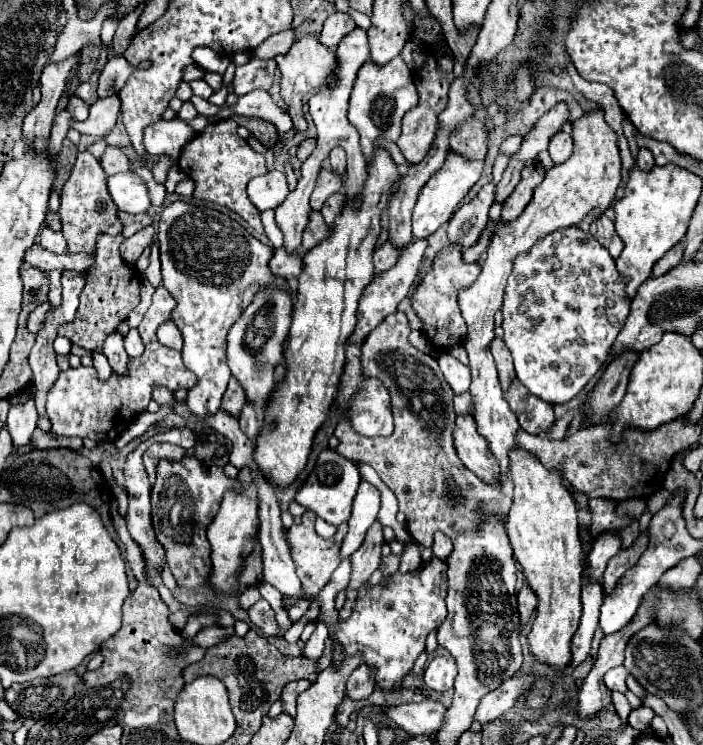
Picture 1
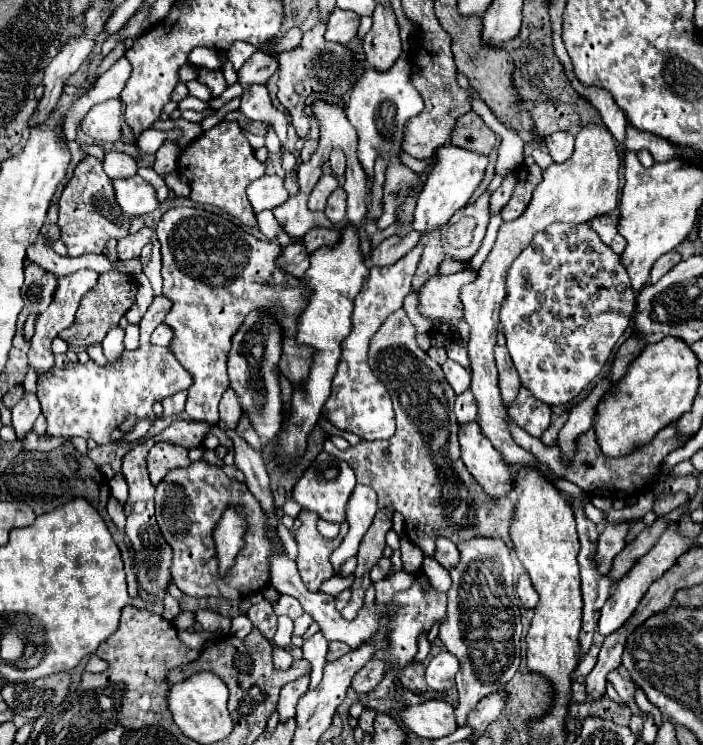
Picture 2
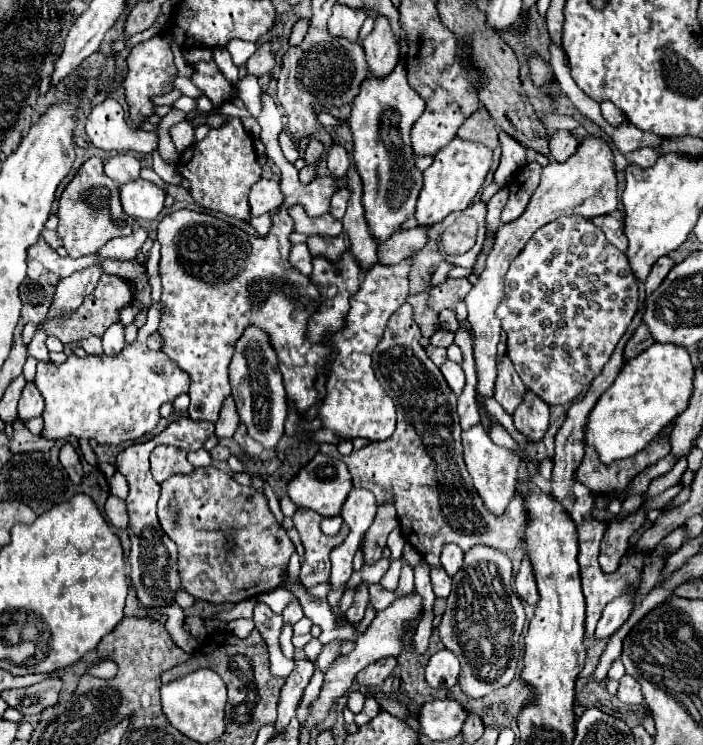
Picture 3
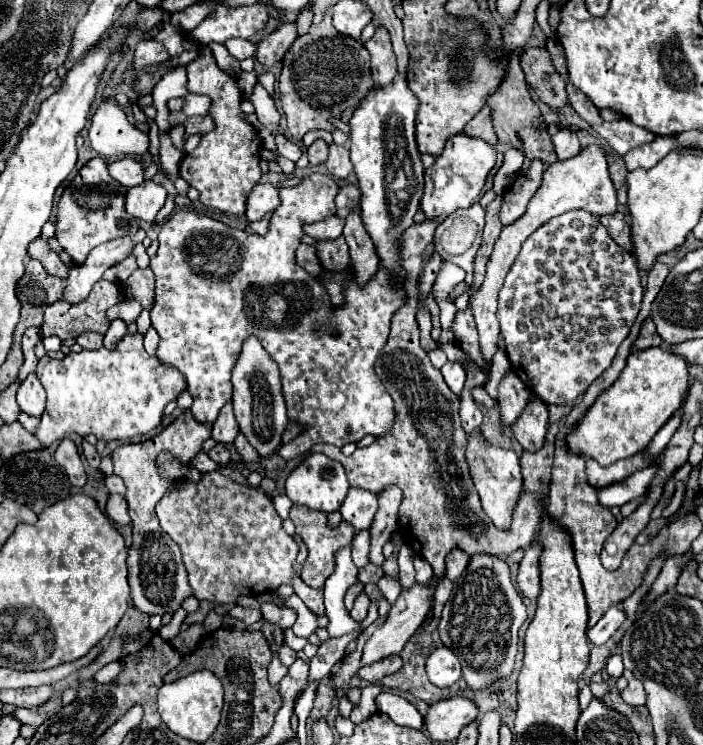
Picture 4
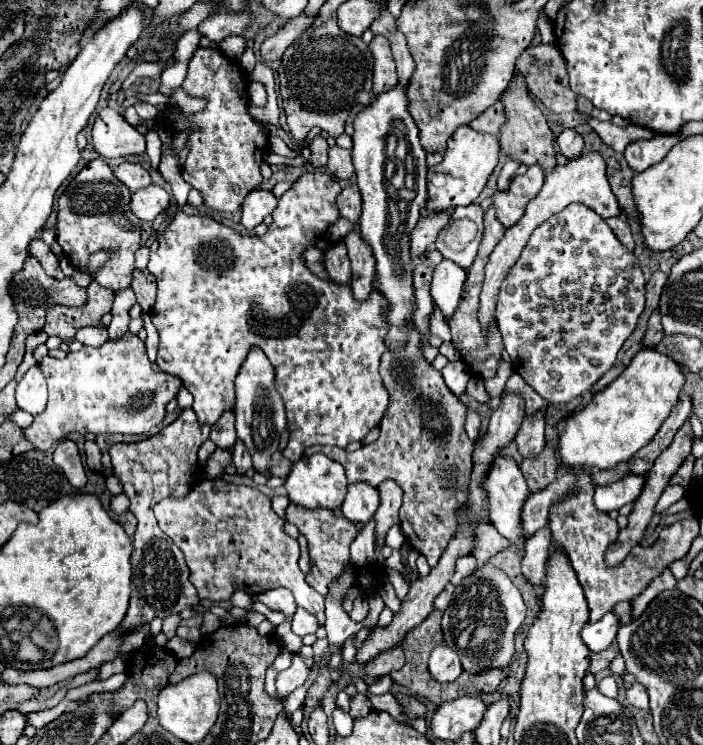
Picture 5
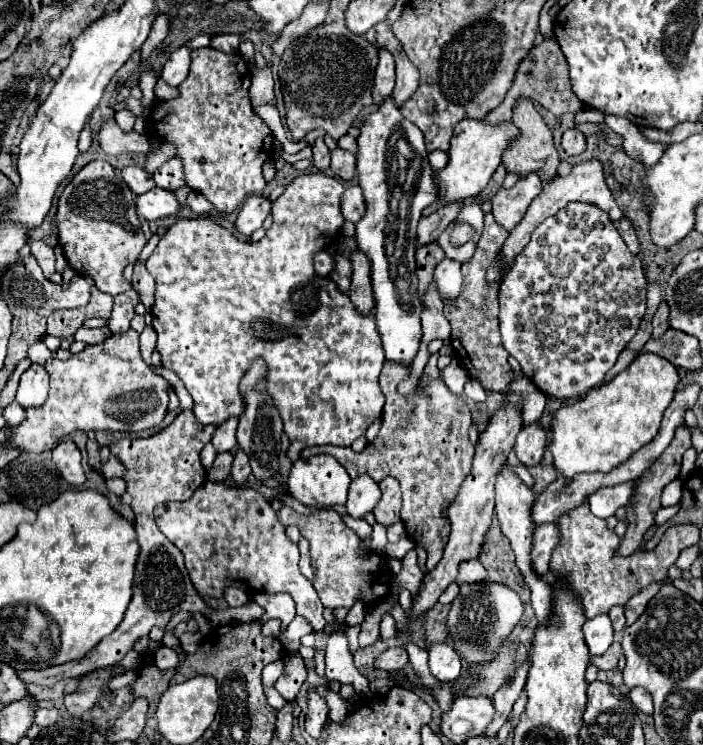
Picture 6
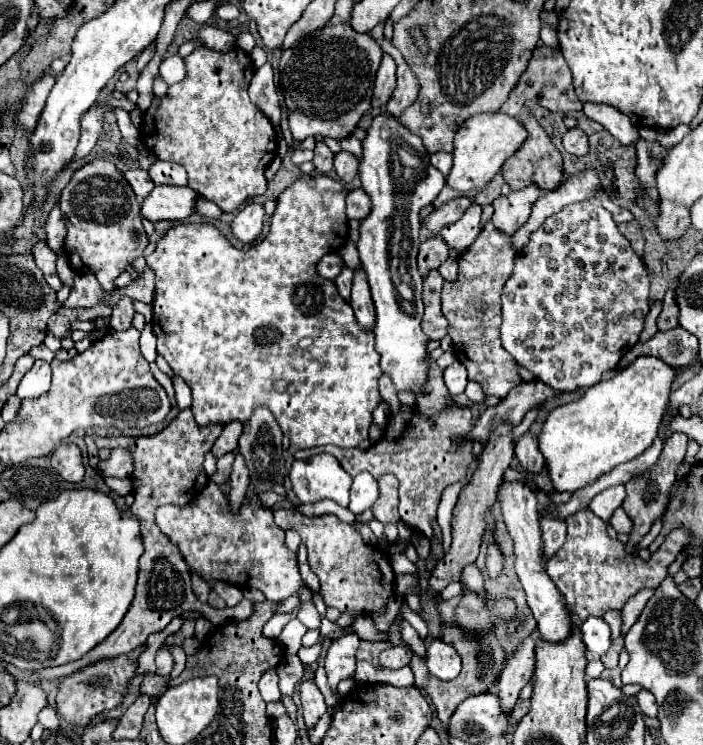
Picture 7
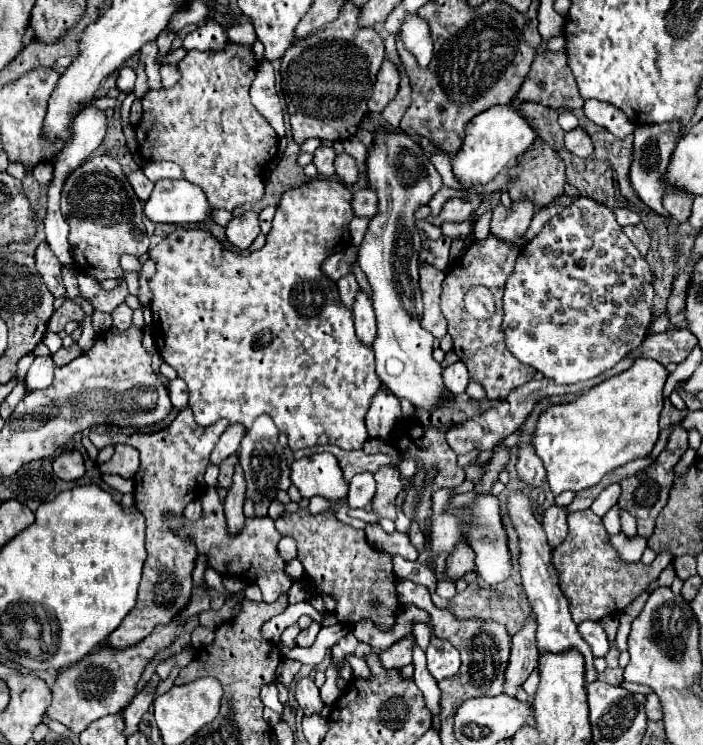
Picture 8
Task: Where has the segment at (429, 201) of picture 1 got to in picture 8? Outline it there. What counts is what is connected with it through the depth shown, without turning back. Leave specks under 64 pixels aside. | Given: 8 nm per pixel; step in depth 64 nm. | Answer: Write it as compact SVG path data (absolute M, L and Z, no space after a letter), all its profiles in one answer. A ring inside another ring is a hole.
M510 106L502 108L488 108L486 112L474 116L470 124L466 124L464 140L456 156L452 158L454 176L464 188L472 188L476 184L488 184L496 174L510 166L530 144L534 144L536 128L532 128L526 118L522 118Z

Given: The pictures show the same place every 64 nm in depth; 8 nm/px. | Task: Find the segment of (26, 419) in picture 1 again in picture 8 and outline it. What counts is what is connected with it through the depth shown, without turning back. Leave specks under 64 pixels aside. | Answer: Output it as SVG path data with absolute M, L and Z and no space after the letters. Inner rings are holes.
M38 356L32 364L32 368L28 370L24 384L26 384L26 392L36 392L36 390L44 390L52 384L52 376L54 376L54 362L48 356Z

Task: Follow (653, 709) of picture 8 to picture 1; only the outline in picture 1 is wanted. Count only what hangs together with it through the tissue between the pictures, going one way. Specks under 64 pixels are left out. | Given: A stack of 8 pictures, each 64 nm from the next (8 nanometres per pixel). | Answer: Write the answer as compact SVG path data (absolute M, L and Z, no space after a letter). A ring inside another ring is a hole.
M616 666L612 670L606 672L604 676L604 682L610 690L620 690L620 692L626 692L626 676L628 676L628 670L624 666Z

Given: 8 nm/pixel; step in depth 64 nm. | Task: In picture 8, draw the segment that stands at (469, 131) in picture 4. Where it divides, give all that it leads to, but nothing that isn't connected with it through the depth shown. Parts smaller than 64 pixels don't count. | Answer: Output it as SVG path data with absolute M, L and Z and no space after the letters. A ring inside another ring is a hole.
M538 50L534 62L532 62L532 68L526 76L526 80L522 82L520 90L516 92L516 96L512 98L510 106L514 110L520 108L520 104L524 100L532 100L532 102L538 102L538 104L544 104L548 108L564 108L564 110L576 110L576 108L582 108L584 100L578 96L578 88L576 88L576 82L574 82L574 76L572 76L572 70L566 62L566 54L564 52L550 52L550 50Z

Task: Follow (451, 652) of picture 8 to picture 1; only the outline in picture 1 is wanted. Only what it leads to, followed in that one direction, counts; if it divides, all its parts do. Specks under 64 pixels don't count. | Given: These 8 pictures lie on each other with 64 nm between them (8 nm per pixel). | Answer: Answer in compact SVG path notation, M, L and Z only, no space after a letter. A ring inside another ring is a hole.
M450 654L436 656L430 660L430 664L424 670L424 682L428 688L436 692L446 692L452 688L456 678L456 664Z

